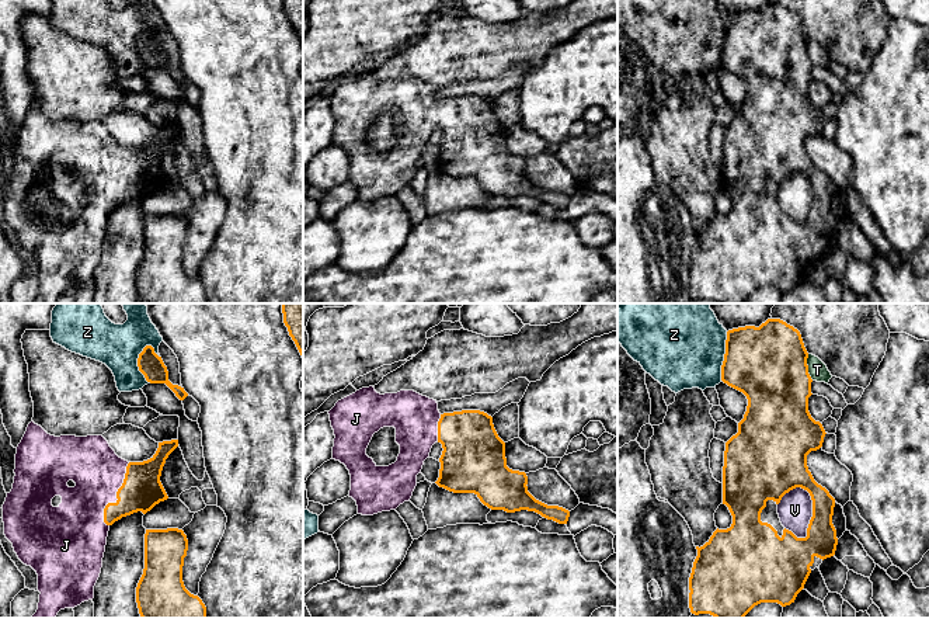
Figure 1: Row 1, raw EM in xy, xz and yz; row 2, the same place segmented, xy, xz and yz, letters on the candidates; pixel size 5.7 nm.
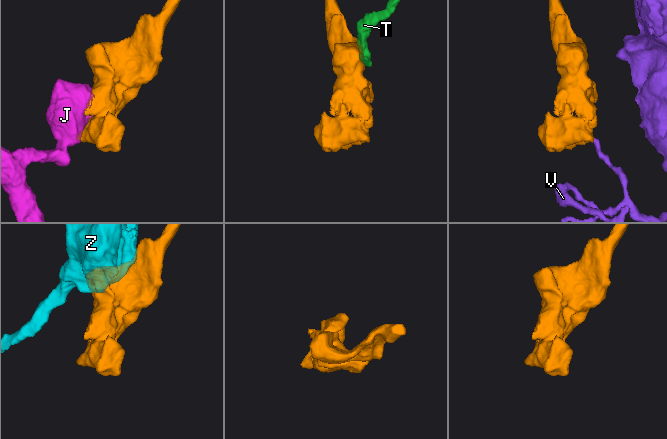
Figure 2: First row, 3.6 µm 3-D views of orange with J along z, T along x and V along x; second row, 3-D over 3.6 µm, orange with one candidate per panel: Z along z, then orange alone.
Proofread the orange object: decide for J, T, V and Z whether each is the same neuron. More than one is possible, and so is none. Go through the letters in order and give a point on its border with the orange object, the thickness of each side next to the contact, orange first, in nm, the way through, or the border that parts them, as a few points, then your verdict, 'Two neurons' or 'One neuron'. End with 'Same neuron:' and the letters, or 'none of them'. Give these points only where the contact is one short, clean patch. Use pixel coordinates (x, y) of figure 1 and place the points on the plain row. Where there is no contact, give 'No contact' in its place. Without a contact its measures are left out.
J: Touches orange at xy (117, 181). Thickness 220 nm (orange) against 300 nm. One neuron
T: Touches orange at yz (807, 52). Thickness 440 nm (orange) against 110 nm. Boundary: yz (807, 40), (807, 58), (813, 65). Two neurons
V: Touches orange at yz (813, 195). Thickness 180 nm (orange) against 200 nm. Two neurons
Z: Touches orange at xy (138, 49). Thickness 140 nm (orange) against 260 nm. Two neurons
Same neuron: J

